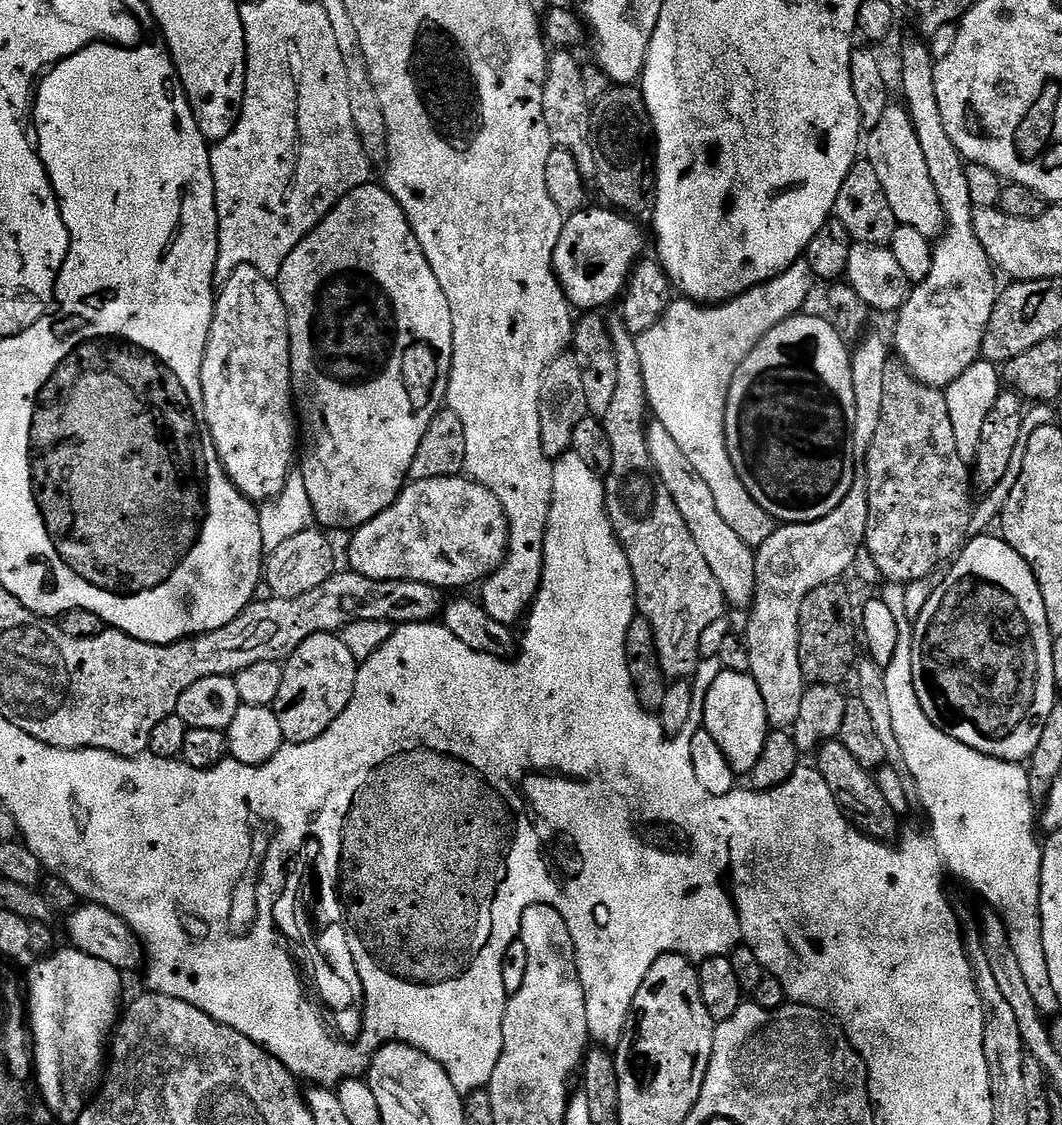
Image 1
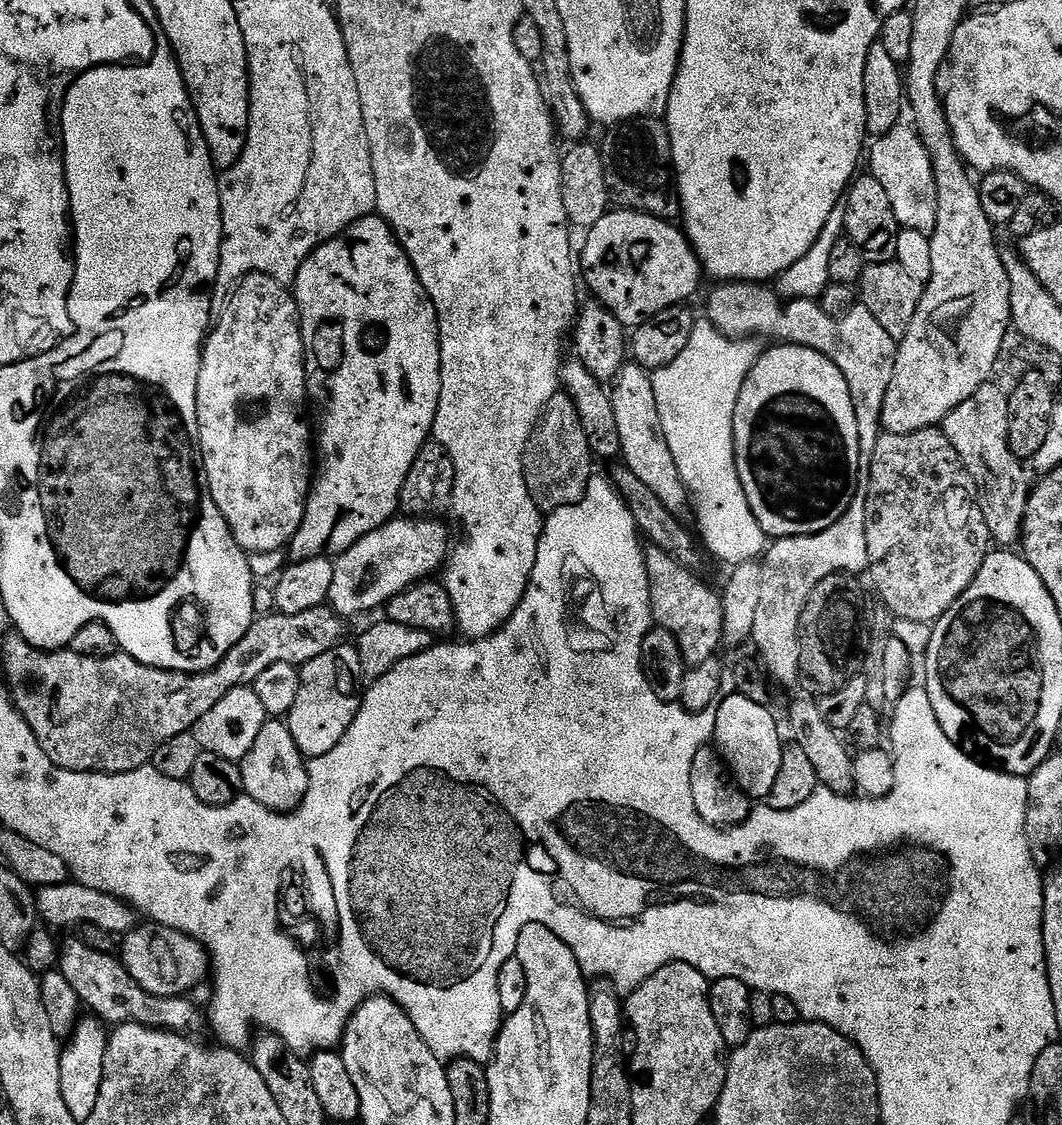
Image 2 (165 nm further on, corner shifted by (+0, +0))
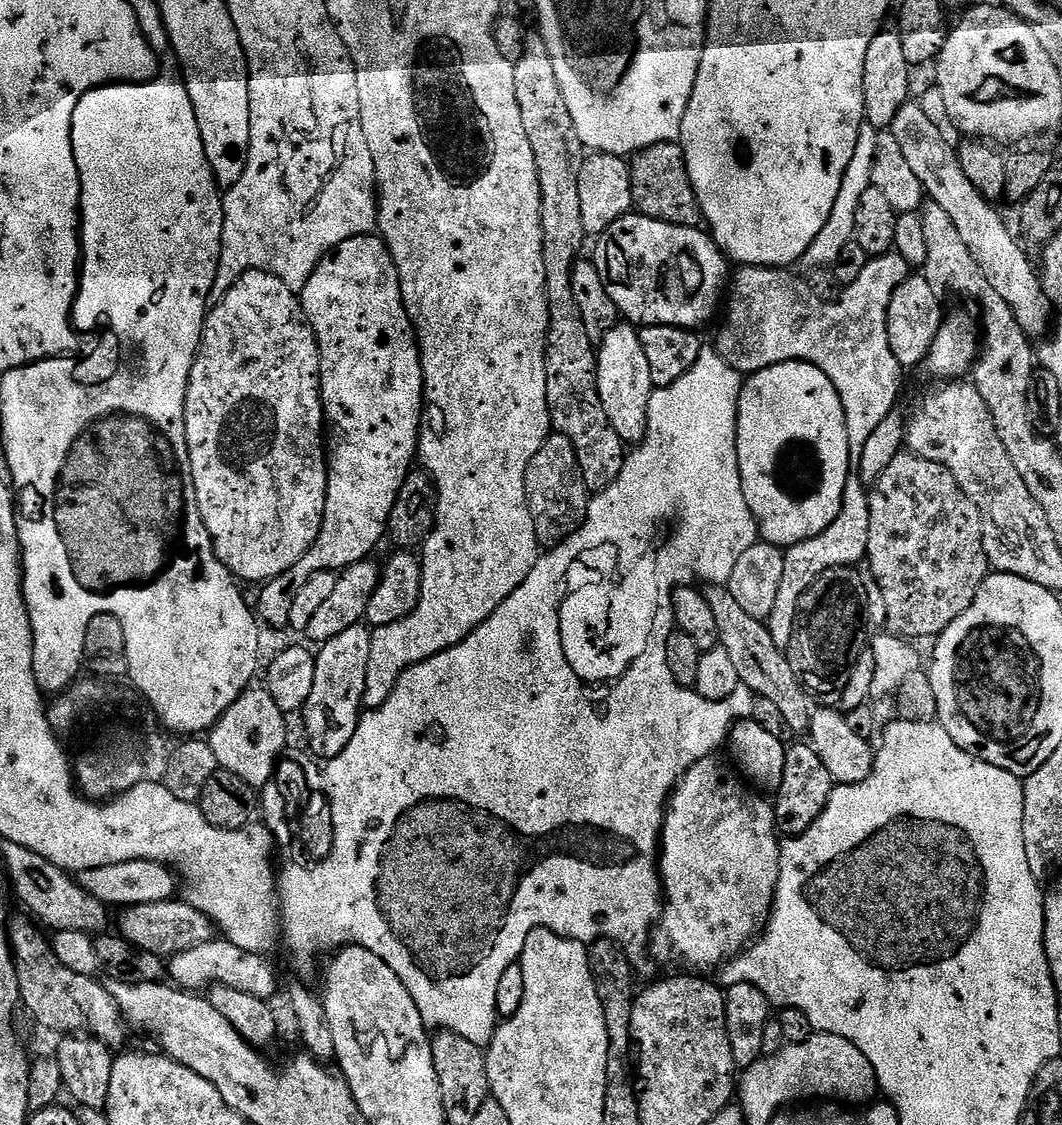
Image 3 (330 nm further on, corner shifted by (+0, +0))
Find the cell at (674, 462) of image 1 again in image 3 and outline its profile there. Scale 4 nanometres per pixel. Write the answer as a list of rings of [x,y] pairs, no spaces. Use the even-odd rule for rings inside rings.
[[[631,323],[628,324],[616,324],[601,340],[599,337],[596,348],[596,389],[606,410],[606,418],[610,418],[616,433],[622,438],[636,438],[646,427],[648,399],[654,391],[654,373],[646,358],[642,336],[631,328]]]

